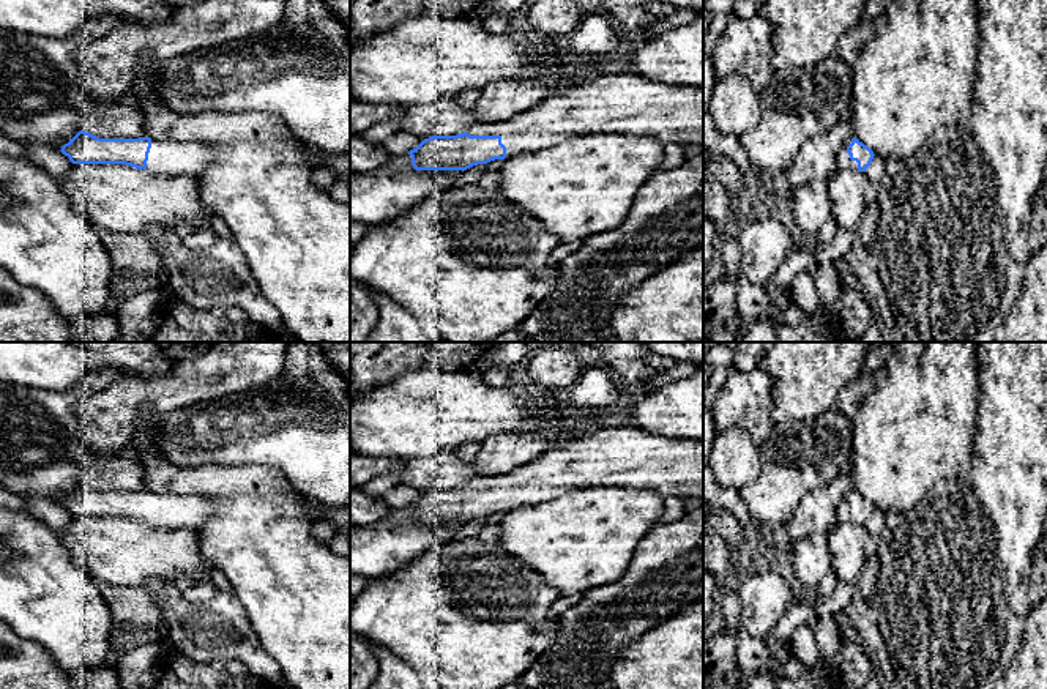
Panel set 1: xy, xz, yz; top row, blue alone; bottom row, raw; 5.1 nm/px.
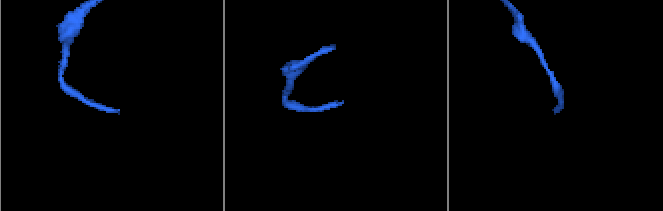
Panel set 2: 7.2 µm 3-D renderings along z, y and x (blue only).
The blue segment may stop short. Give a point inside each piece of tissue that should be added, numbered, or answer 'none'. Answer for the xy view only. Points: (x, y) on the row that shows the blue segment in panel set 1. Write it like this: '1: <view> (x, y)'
1: xy (166, 158)

